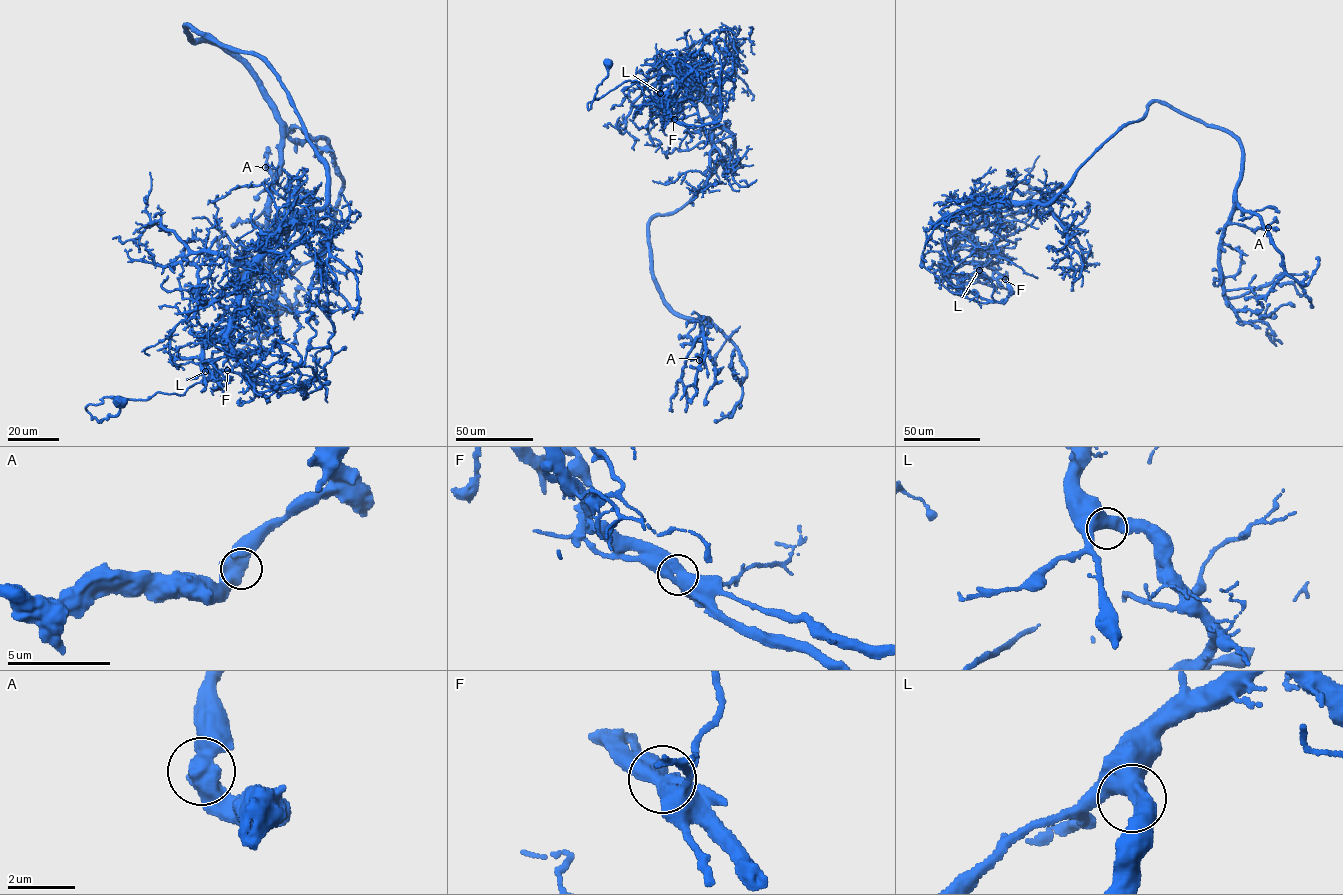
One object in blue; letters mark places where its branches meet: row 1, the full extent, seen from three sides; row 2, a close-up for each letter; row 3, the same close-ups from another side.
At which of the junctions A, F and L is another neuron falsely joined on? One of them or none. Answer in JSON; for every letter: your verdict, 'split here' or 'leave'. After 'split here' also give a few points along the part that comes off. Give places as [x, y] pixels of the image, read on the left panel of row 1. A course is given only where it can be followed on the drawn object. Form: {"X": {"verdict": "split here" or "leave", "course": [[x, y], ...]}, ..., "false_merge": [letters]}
{"A": {"verdict": "leave"}, "F": {"verdict": "split here", "course": [[227, 370], [283, 382], [303, 393], [317, 378], [325, 379], [334, 325], [313, 247]]}, "L": {"verdict": "leave"}, "false_merge": ["F"]}

